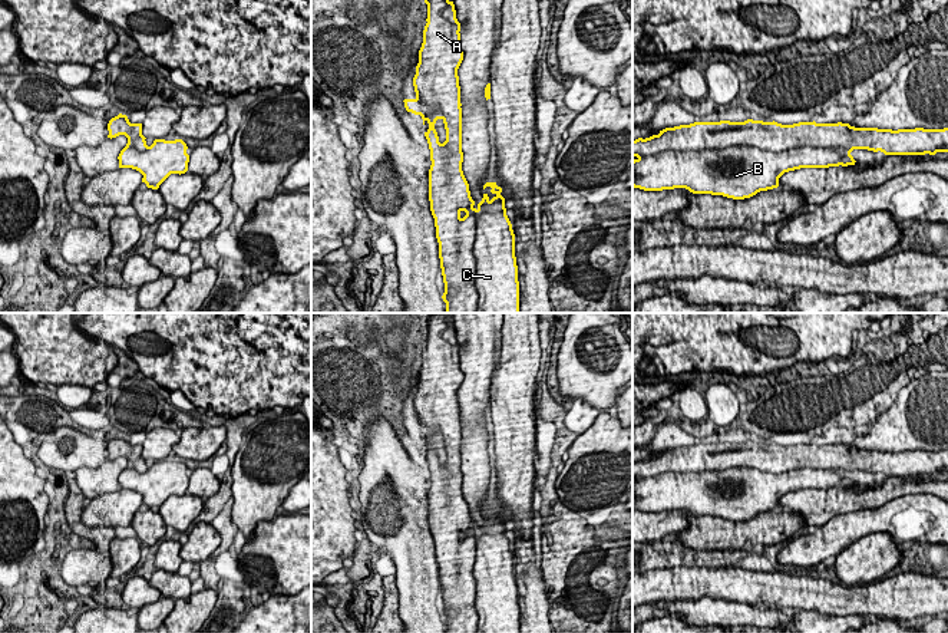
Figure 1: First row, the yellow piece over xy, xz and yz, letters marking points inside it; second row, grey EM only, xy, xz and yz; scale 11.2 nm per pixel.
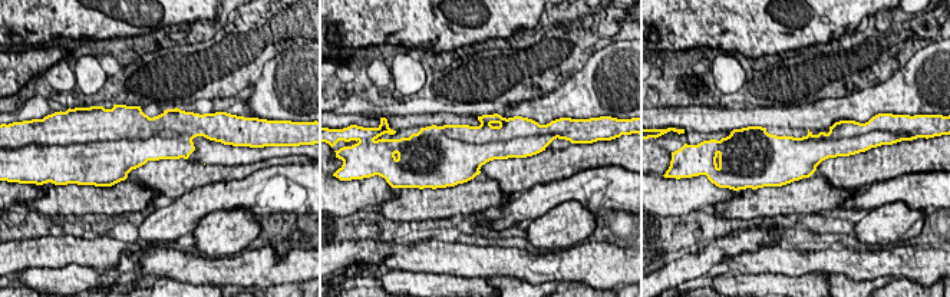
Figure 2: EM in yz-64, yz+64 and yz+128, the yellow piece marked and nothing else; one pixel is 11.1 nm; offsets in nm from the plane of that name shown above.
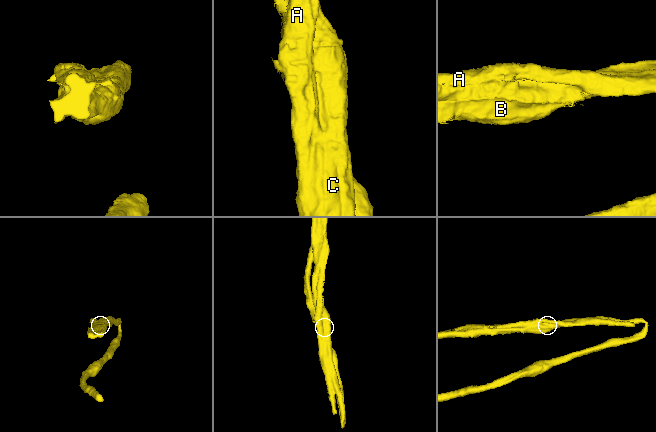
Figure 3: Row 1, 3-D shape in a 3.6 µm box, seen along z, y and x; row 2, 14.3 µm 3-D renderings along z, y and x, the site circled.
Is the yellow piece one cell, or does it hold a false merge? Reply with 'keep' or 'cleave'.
cleave

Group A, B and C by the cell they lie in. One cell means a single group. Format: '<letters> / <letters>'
A / B C

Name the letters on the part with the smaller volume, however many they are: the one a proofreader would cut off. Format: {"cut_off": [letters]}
{"cut_off": ["A"]}

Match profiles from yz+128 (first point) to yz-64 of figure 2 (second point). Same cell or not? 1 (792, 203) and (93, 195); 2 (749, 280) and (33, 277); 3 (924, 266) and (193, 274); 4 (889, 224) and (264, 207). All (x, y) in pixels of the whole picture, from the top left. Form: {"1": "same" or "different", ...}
{"1": "same", "2": "same", "3": "same", "4": "different"}

